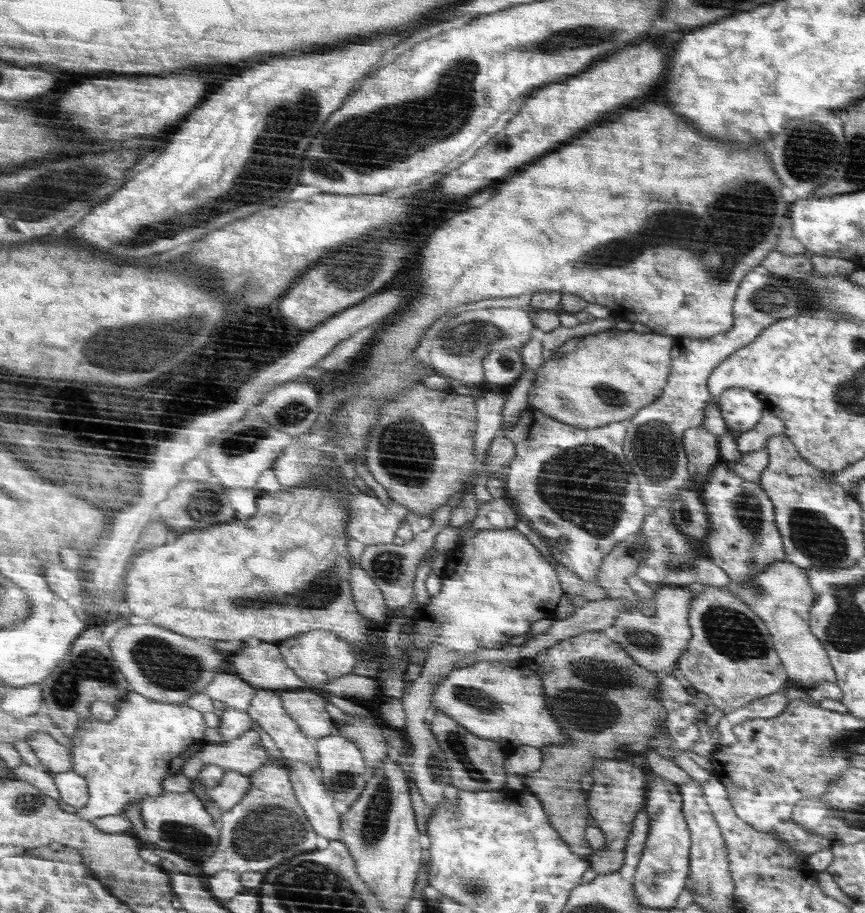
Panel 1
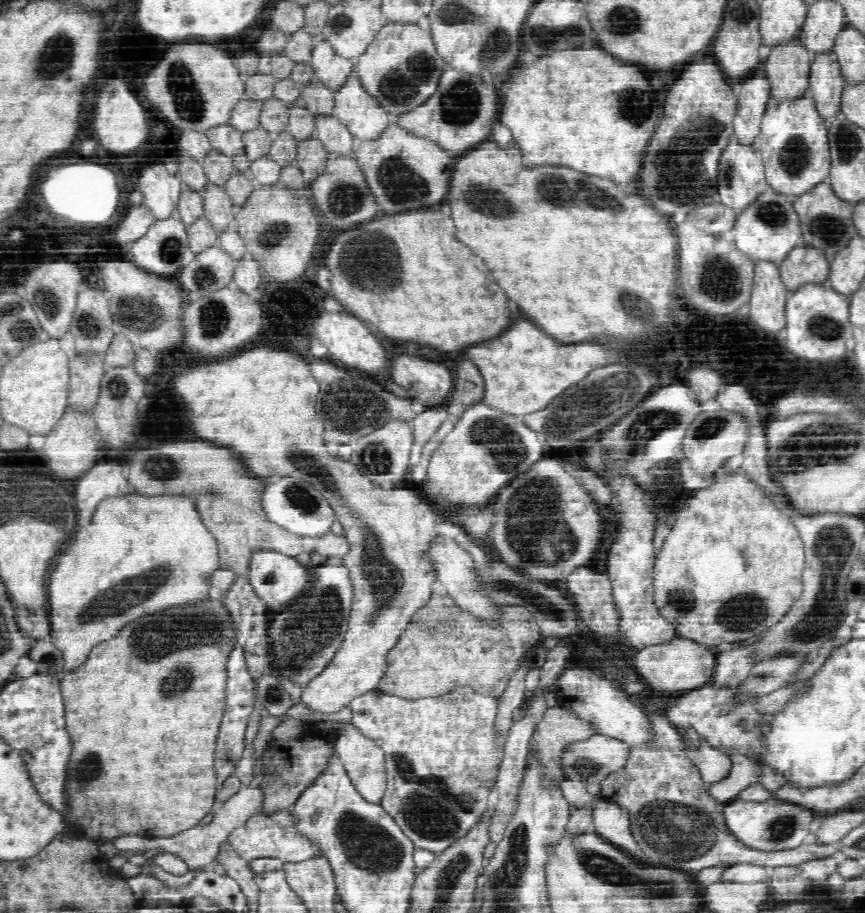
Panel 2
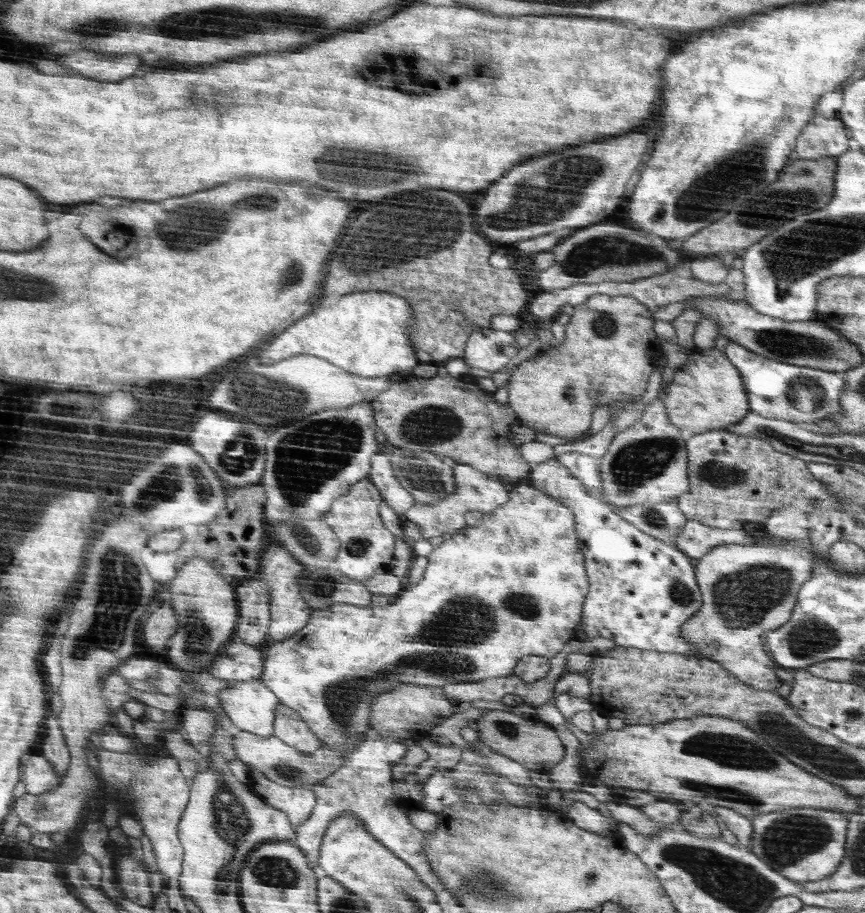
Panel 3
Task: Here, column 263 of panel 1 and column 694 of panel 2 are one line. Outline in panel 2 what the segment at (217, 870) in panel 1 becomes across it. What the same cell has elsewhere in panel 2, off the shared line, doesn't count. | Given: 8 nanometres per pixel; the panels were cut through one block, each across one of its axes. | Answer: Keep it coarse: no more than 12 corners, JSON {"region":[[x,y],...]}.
{"region":[[630,696],[650,738],[599,783],[628,809],[656,866],[770,869],[824,857],[809,840],[762,852],[740,843],[676,727]]}

